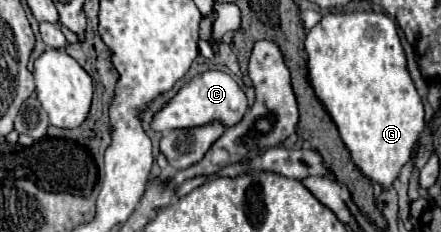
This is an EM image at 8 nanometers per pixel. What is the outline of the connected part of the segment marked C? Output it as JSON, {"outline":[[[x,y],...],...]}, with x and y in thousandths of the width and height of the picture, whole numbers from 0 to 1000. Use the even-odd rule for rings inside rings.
{"outline":[[[469,306],[460,323],[447,323],[438,349],[429,349],[388,435],[383,453],[351,496],[347,556],[351,565],[388,565],[388,556],[420,556],[420,547],[456,547],[483,522],[506,530],[510,547],[537,539],[556,487],[560,487],[560,418],[551,384],[506,306]]]}

